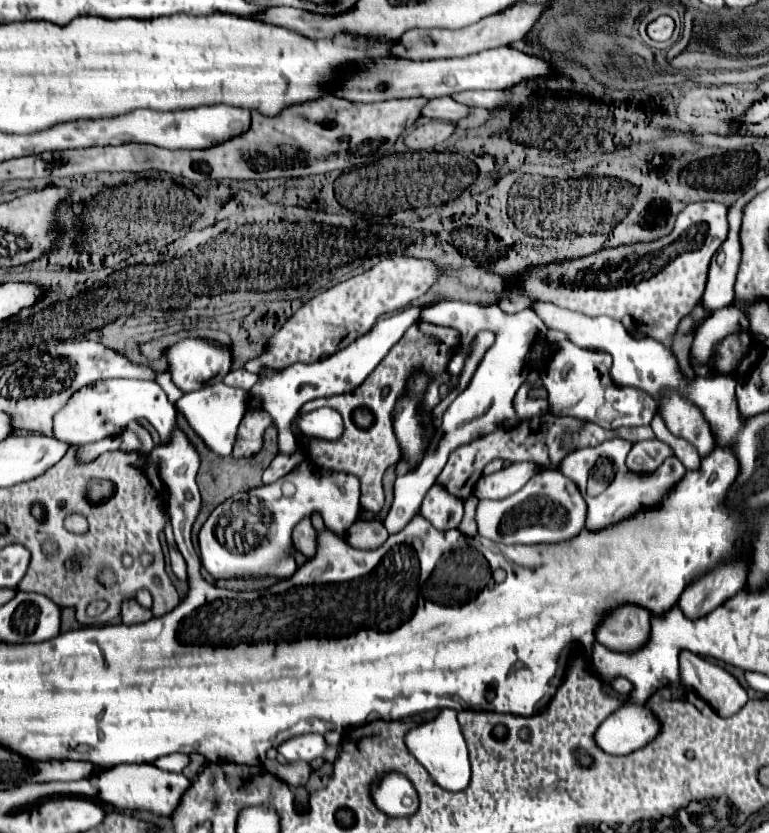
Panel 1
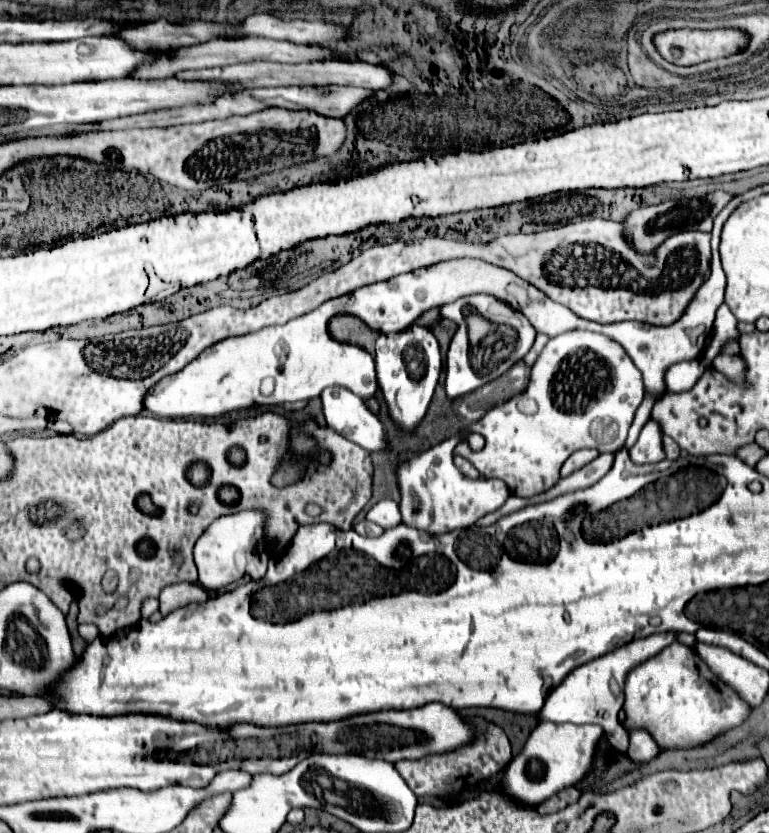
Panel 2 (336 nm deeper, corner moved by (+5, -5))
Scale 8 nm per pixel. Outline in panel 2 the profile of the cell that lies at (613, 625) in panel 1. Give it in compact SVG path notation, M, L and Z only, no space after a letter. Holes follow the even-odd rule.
M675 642L673 646L667 646L659 654L637 664L627 674L623 710L627 714L625 726L649 730L663 750L667 750L667 748L693 748L697 744L709 742L717 734L723 734L729 728L741 724L749 714L749 706L737 694L733 694L733 690L729 690L729 686L723 686L721 680L709 672L709 668L703 664L703 660L697 656L697 652L685 644L679 644L679 642Z

